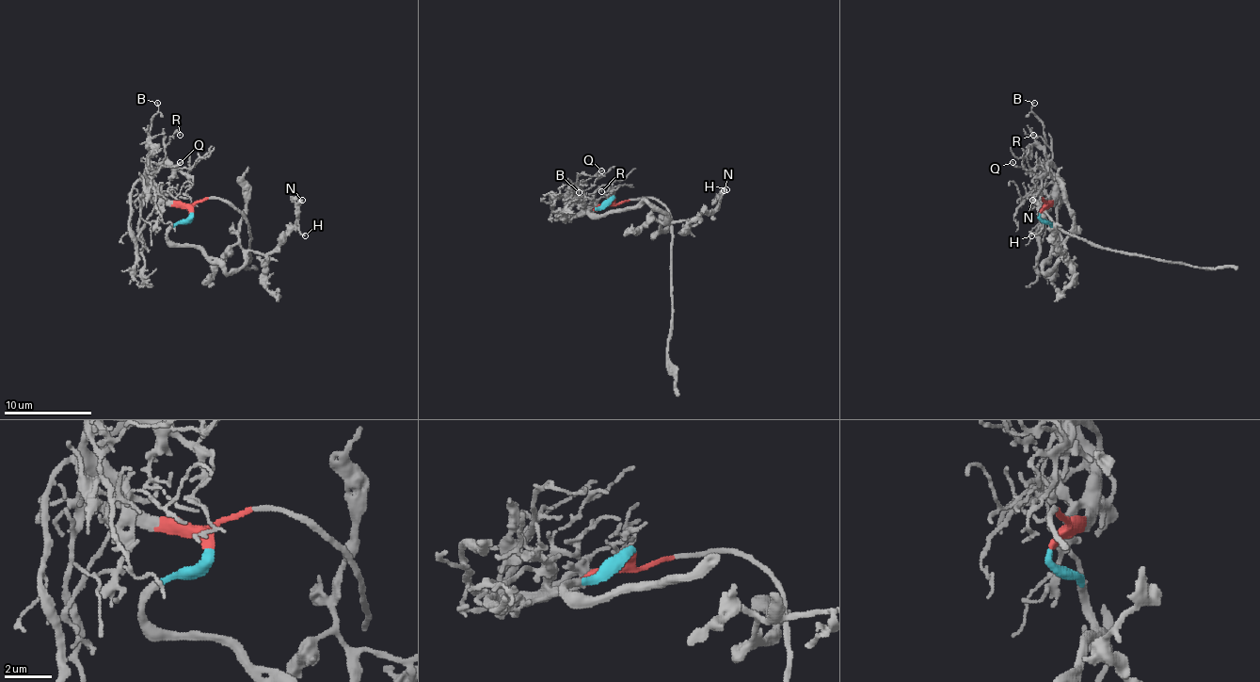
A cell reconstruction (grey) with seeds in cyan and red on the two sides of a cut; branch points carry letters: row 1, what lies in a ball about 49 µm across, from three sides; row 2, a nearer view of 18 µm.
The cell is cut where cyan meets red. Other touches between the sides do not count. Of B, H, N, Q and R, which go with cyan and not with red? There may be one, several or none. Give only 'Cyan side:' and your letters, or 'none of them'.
Cyan side: H, N

